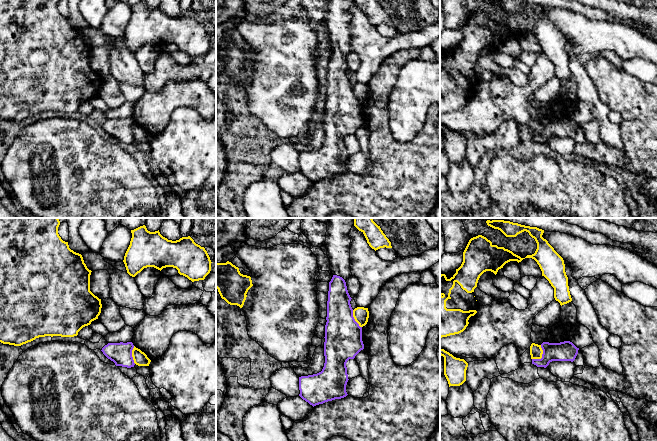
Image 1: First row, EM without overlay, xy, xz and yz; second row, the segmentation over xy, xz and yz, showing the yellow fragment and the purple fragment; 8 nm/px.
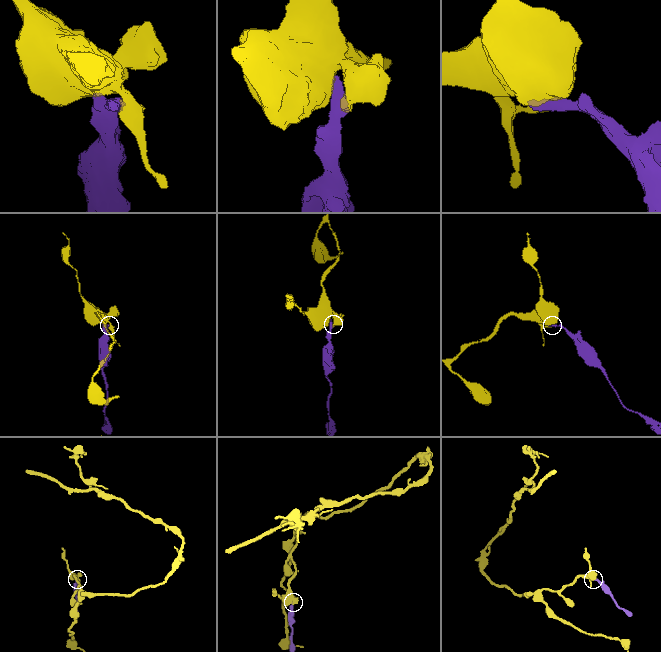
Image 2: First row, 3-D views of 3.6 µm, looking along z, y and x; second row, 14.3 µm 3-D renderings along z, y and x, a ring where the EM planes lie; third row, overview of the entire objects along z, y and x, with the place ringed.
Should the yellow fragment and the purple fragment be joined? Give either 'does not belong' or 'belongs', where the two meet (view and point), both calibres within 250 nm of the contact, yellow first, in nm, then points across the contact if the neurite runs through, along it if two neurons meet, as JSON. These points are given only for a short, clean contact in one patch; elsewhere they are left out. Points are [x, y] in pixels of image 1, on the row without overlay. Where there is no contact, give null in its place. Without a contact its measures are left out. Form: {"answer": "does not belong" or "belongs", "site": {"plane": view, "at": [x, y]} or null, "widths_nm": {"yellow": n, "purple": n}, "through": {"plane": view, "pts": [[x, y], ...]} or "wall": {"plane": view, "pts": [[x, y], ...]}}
{"answer": "does not belong", "site": {"plane": "yz", "at": [541, 132]}, "widths_nm": {"yellow": 100, "purple": 160}, "wall": {"plane": "yz", "pts": [[541, 121], [542, 132], [532, 135]]}}

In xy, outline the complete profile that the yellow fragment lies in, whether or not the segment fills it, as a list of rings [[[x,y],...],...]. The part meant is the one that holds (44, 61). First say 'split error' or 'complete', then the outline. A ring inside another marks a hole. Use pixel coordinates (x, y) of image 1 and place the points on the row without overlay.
complete | [[[0,0],[0,118],[14,122],[21,122],[39,113],[61,112],[74,113],[85,102],[98,95],[101,89],[101,75],[90,67],[89,46],[81,30],[69,24],[68,18],[61,15],[58,10],[60,0]]]

